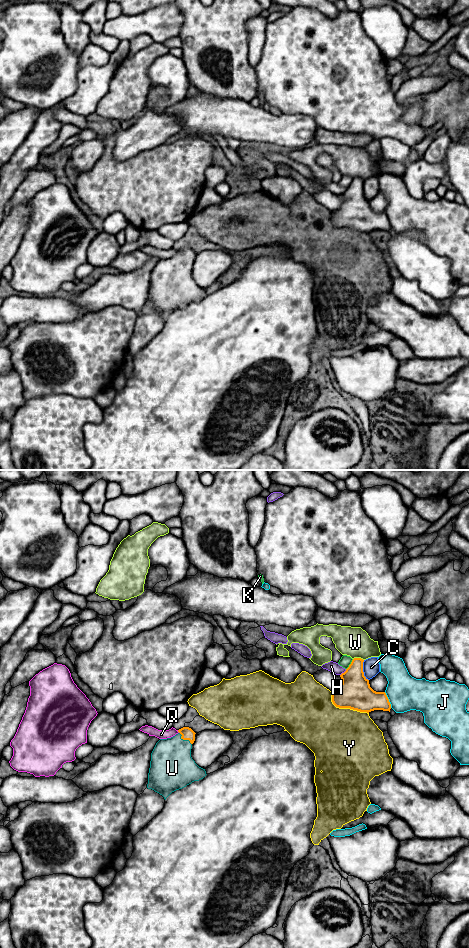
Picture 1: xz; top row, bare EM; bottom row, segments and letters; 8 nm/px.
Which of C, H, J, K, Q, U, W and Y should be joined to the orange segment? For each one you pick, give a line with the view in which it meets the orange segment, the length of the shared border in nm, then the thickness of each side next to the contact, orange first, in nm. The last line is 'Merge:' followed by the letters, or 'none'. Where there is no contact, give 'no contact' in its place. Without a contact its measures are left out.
U: meets orange in xz; contact 140 nm long; 100 nm thick on the orange side, 360 nm on the other
Merge: U

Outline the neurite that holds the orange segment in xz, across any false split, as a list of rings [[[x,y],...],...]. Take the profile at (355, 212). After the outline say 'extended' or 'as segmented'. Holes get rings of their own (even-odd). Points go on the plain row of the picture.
[[[354,178],[344,193],[340,195],[341,206],[332,212],[332,222],[339,228],[350,228],[360,232],[374,230],[389,231],[391,224],[385,212],[374,211],[364,196],[361,178]]]; as segmented

